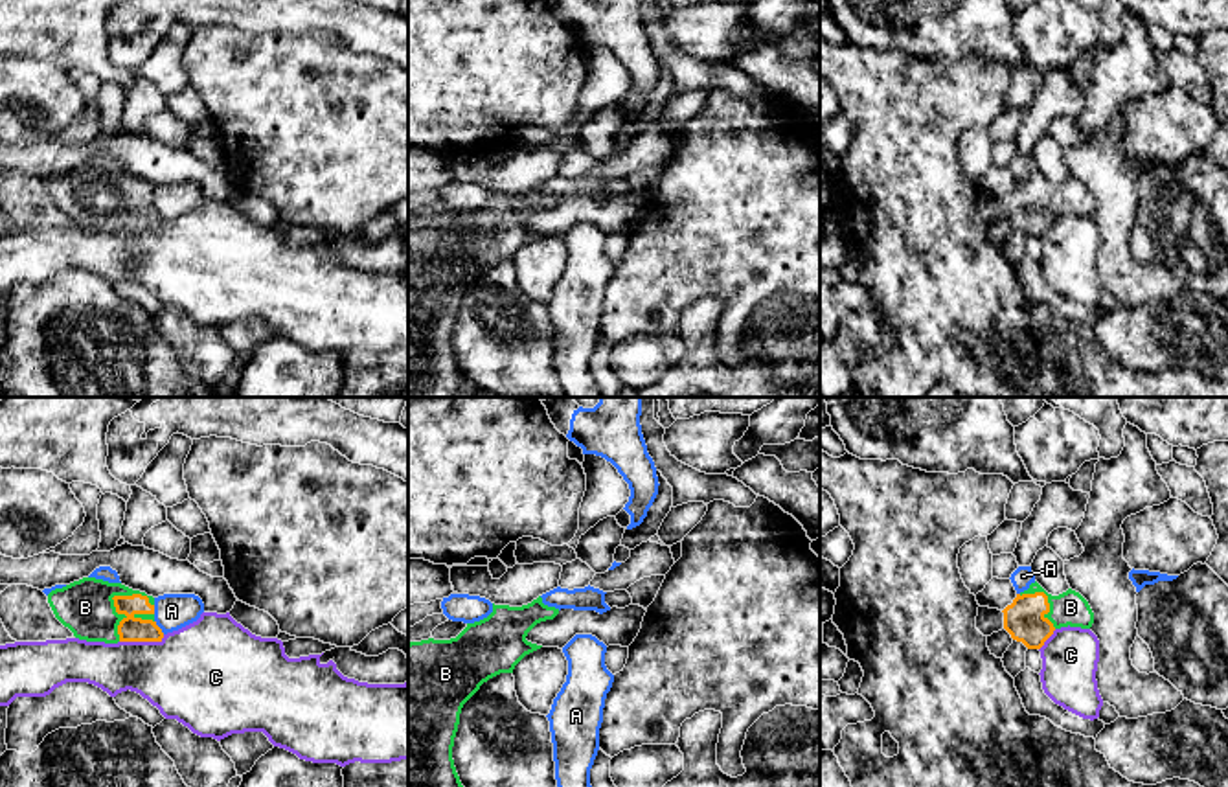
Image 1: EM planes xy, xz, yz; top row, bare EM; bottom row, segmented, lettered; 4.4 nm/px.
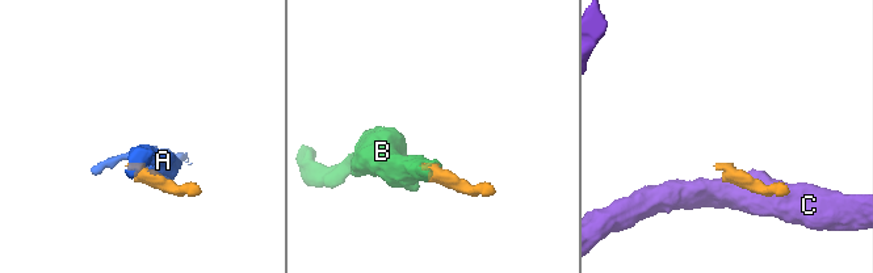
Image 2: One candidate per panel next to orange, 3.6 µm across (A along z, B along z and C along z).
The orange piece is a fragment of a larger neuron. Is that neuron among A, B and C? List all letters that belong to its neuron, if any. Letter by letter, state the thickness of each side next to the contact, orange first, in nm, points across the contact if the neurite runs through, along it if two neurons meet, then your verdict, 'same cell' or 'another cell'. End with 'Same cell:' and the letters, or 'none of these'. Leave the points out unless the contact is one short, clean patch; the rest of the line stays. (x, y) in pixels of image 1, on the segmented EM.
A: 110 nm thick on the orange side, 160 nm on the other; border along xy (155, 620), (164, 633); another cell
B: 110 nm thick on the orange side, 240 nm on the other; runs through xy (131, 629), (131, 624), (114, 604), (85, 607); same cell
C: 110 nm thick on the orange side, 380 nm on the other; another cell
Same cell: B

